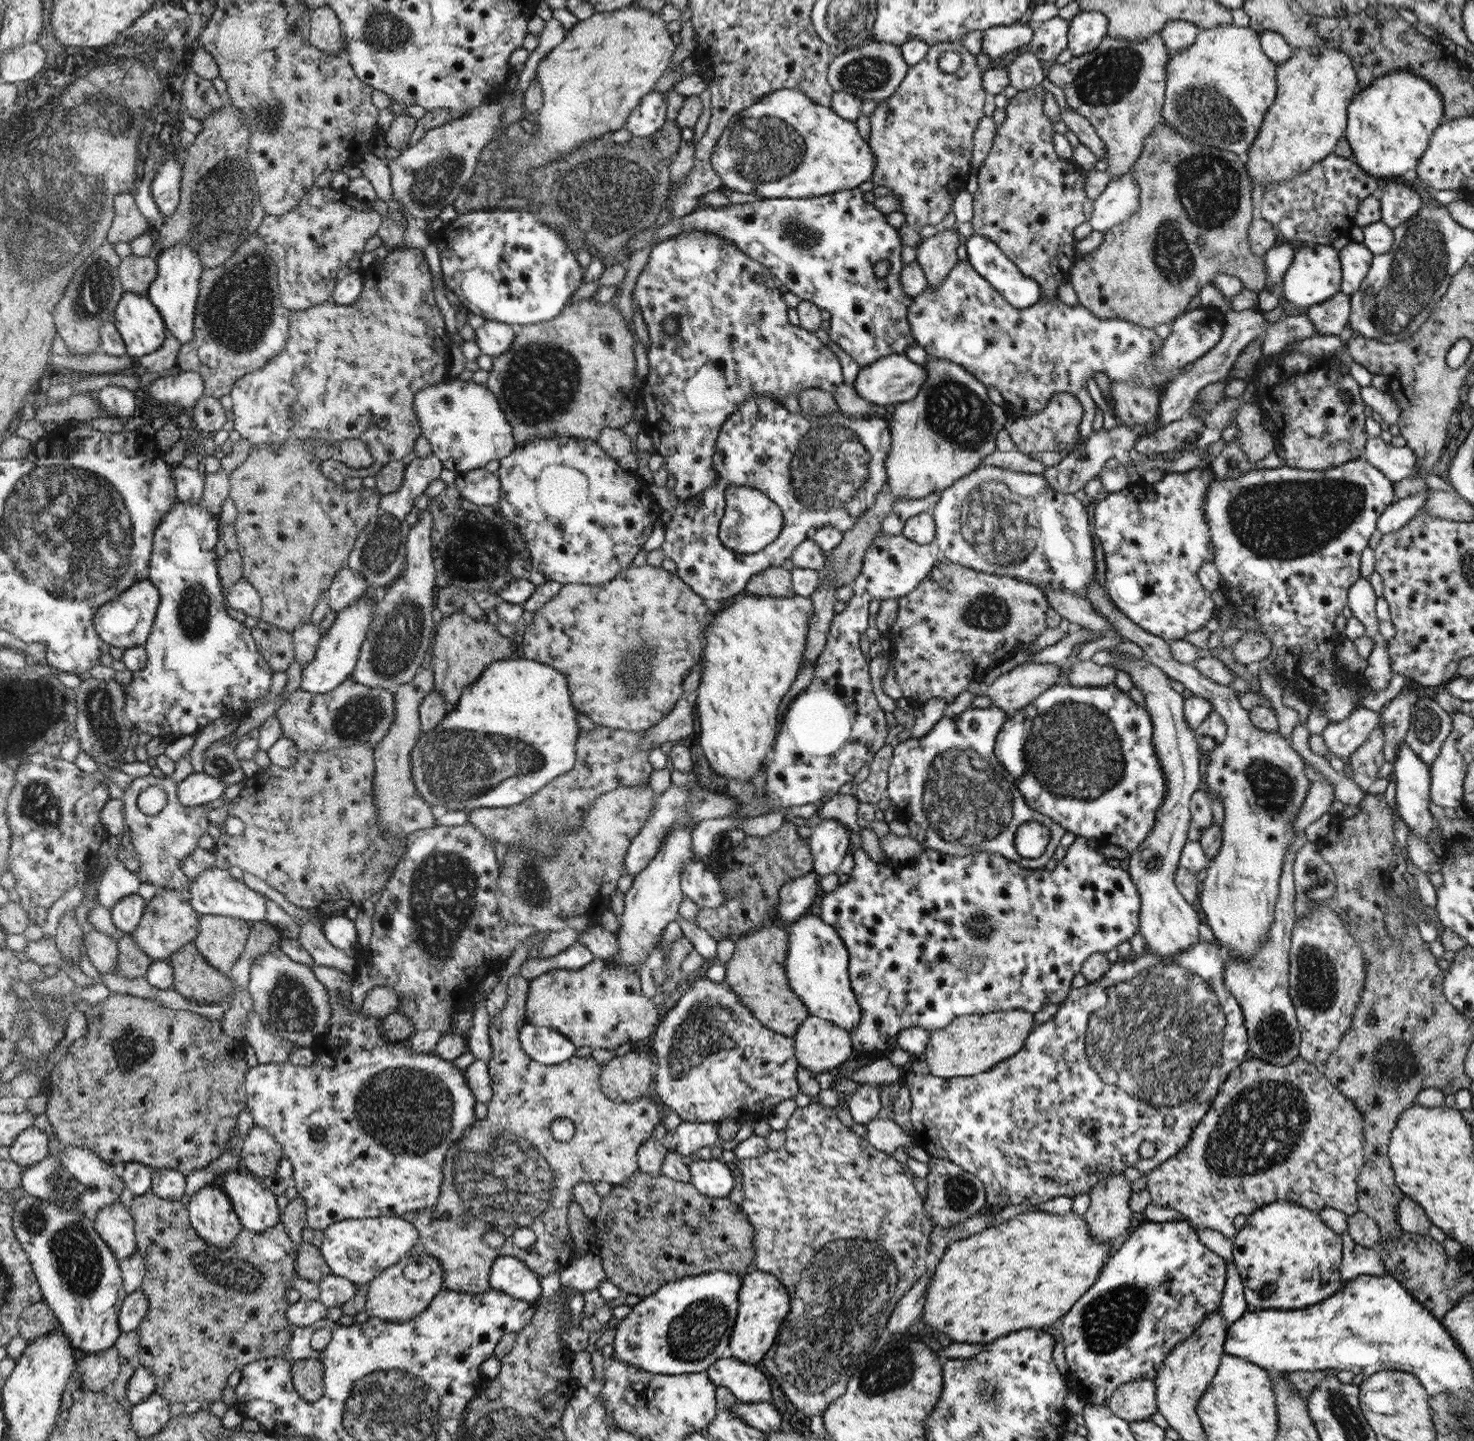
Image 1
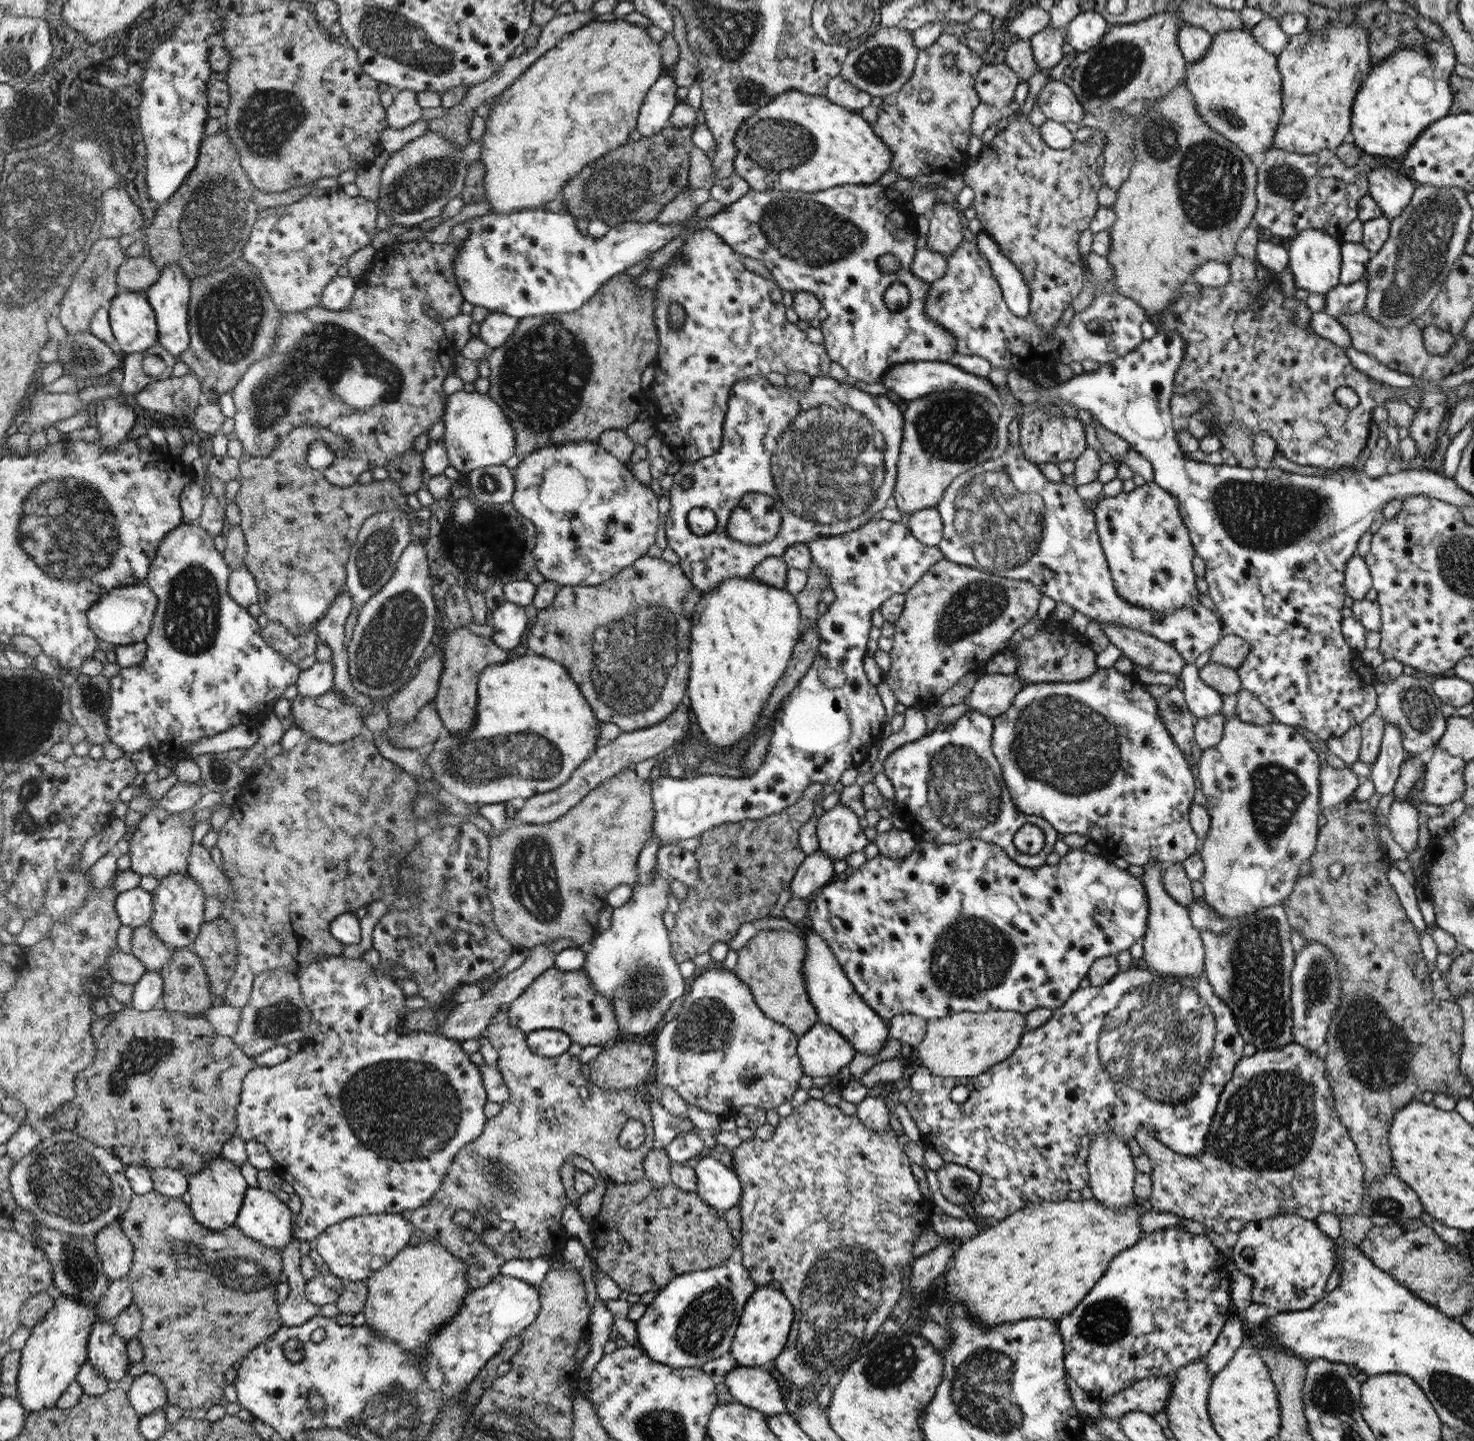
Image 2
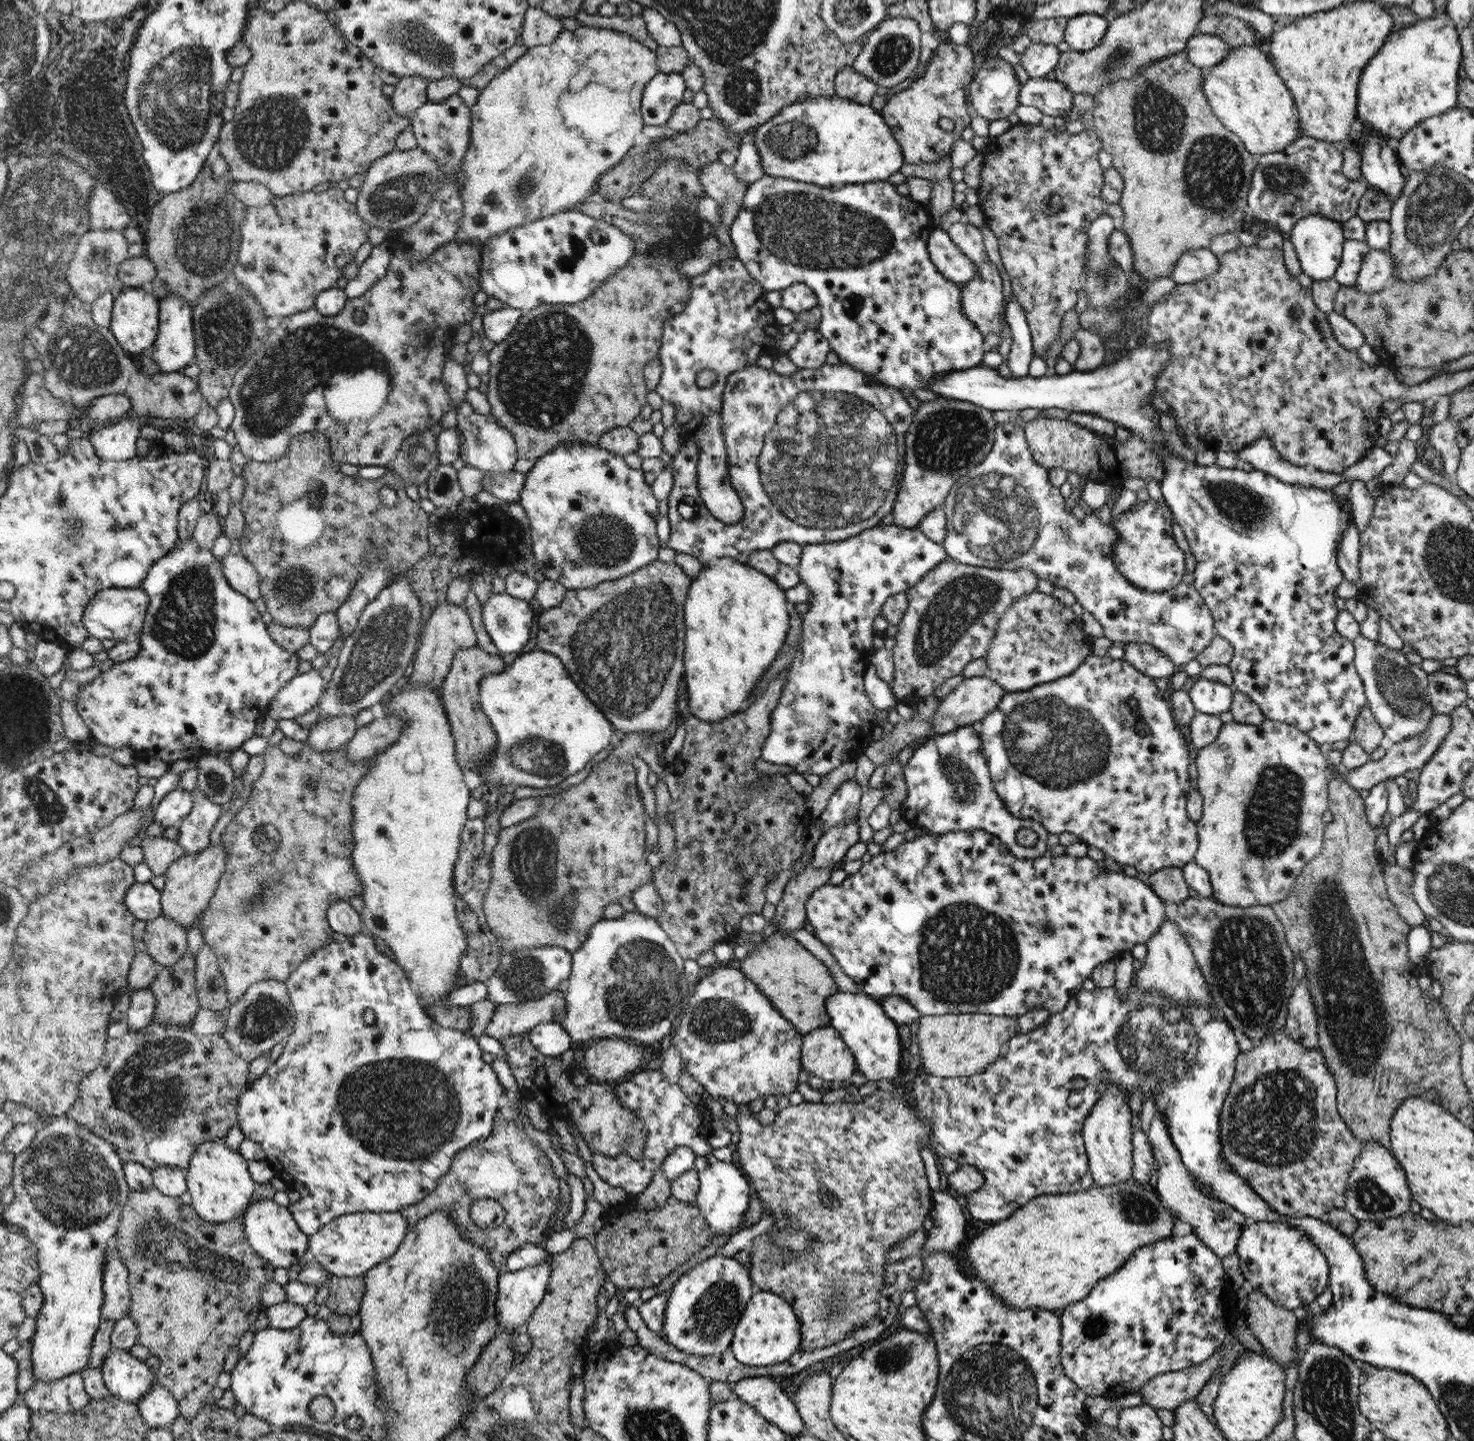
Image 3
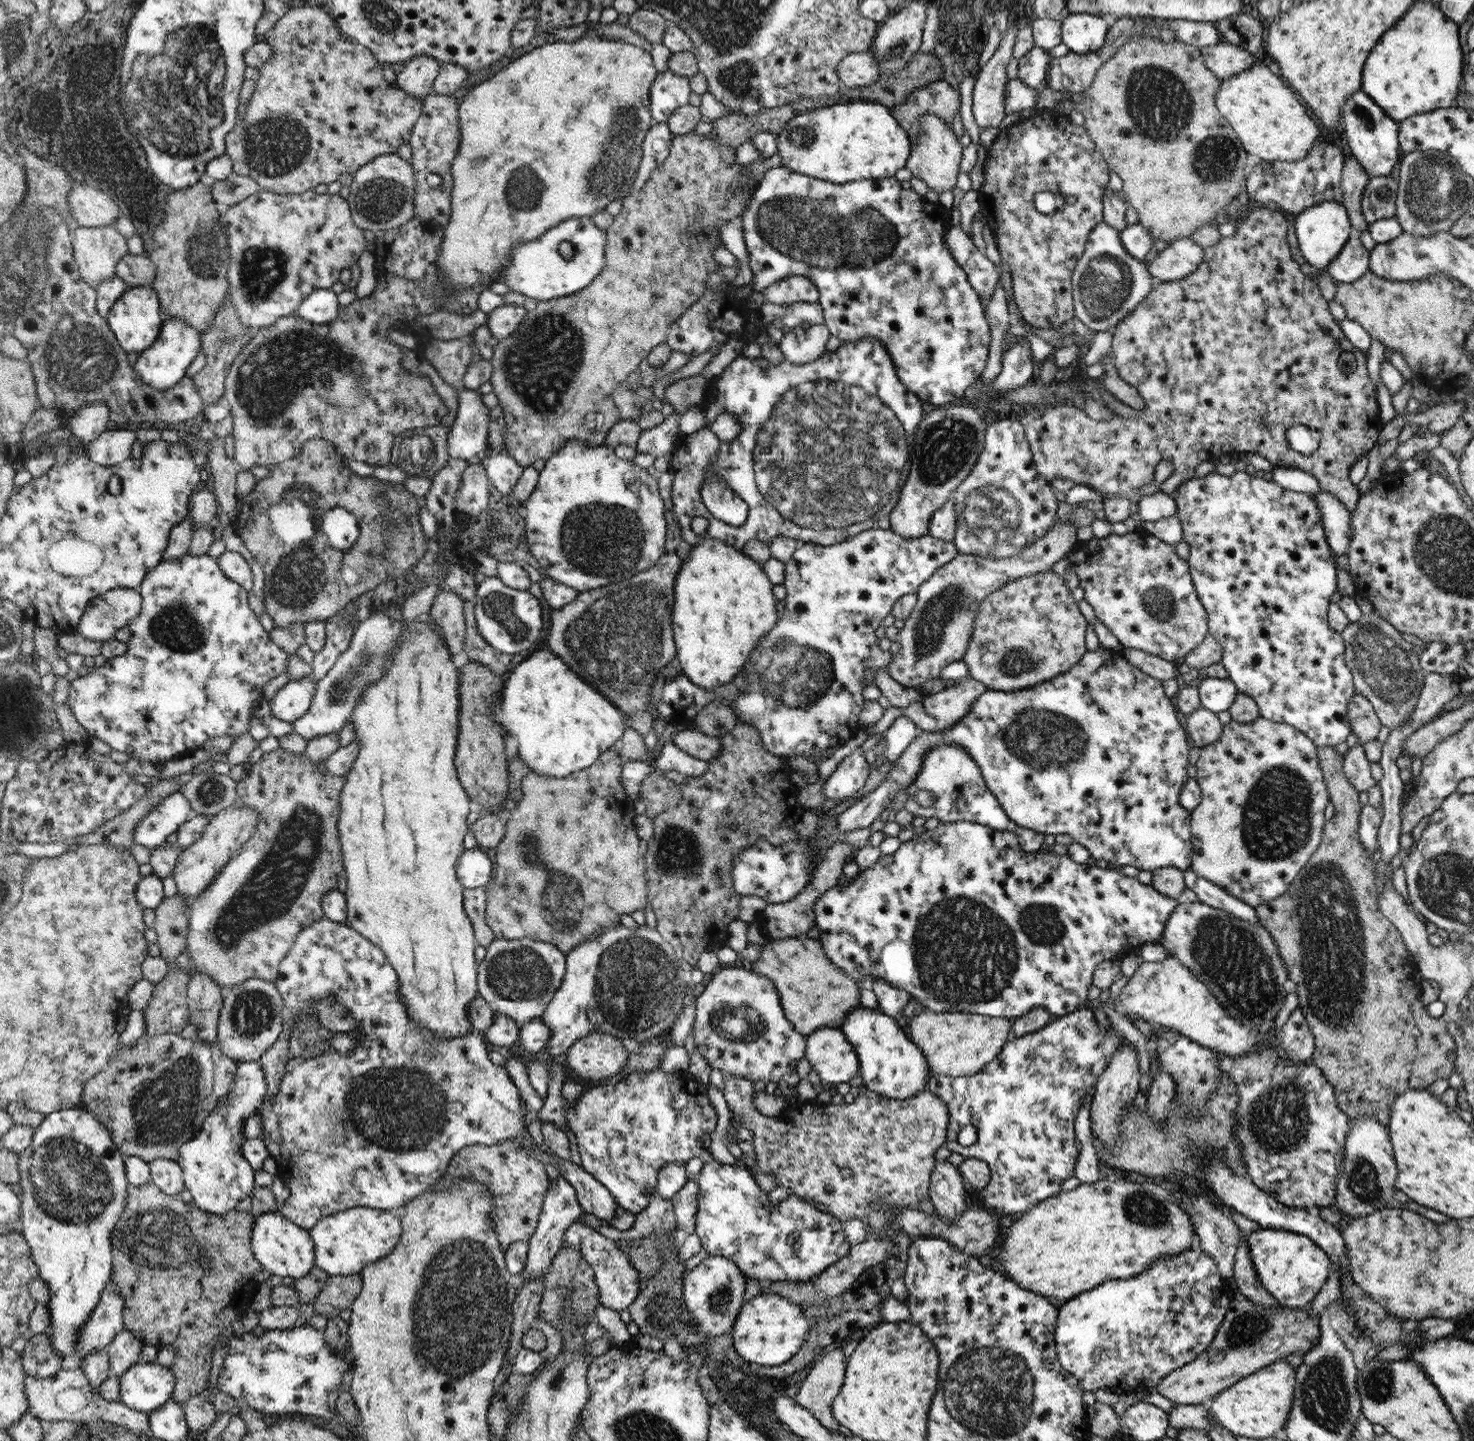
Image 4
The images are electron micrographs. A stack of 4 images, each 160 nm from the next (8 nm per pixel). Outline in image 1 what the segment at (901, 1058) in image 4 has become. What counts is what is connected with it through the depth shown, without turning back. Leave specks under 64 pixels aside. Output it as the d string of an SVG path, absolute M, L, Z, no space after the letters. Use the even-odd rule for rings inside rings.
M804 914L794 921L787 933L786 977L794 994L803 1001L811 1016L854 1032L863 1020L863 1010L850 988L850 953L843 937L827 921L812 914Z

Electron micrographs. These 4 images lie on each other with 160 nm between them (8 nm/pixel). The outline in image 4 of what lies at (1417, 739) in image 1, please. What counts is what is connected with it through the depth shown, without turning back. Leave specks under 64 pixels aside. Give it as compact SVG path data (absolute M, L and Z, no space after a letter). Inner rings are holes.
M1362 614L1358 622L1349 622L1346 629L1340 633L1340 638L1344 642L1345 663L1352 671L1356 693L1365 696L1372 703L1381 724L1392 730L1410 720L1426 675L1420 667L1419 656L1414 652L1413 644L1406 642L1402 634L1378 614Z

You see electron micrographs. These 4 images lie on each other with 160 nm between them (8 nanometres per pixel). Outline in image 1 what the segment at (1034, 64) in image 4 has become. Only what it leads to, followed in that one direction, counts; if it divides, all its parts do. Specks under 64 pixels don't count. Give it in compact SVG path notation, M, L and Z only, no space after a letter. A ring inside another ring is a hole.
M1060 16L1036 25L1034 34L1032 35L1032 41L1029 43L1027 49L1040 61L1054 63L1060 53L1068 49L1068 28L1069 22L1064 20L1064 18L1060 18Z

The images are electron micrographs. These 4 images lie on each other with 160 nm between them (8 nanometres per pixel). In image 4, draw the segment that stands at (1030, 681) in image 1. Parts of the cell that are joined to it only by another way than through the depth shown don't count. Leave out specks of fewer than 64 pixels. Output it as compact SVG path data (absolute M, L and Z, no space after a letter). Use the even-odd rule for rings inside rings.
M966 677L940 692L923 695L904 714L915 721L918 730L944 732L964 718L987 689L983 682Z

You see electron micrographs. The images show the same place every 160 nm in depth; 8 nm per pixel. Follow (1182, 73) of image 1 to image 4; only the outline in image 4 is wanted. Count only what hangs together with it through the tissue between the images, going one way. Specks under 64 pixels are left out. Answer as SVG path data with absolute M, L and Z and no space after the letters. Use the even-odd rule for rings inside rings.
M1261 59L1252 68L1231 77L1220 81L1215 105L1236 131L1246 153L1268 162L1296 162L1308 156L1312 145L1321 140L1321 133L1306 106L1284 86L1284 80L1262 64Z

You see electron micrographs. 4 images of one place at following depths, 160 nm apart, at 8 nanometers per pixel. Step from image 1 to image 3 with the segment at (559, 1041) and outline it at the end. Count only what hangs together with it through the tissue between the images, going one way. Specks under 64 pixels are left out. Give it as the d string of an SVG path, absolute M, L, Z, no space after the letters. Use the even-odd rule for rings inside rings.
M560 1023L540 1024L528 1032L531 1044L543 1056L560 1057L562 1052L570 1049L571 1033Z

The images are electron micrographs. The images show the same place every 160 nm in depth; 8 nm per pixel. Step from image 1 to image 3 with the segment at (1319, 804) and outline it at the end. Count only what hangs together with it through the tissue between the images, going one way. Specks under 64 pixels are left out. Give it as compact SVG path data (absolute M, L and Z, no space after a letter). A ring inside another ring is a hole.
M1445 714L1434 715L1428 728L1424 729L1424 732L1396 742L1390 747L1388 753L1378 761L1368 761L1364 766L1359 766L1352 770L1352 772L1341 769L1338 772L1338 779L1346 781L1352 788L1356 790L1366 789L1370 790L1376 784L1383 782L1384 780L1393 780L1396 776L1404 775L1409 770L1421 769L1424 764L1432 758L1432 755L1436 752L1436 749L1440 746L1440 743L1444 740L1444 737L1451 731L1451 717Z

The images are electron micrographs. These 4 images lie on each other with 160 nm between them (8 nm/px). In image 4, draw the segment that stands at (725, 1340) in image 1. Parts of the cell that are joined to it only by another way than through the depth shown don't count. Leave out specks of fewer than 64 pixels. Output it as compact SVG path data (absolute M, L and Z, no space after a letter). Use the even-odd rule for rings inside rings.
M710 1256L683 1276L683 1303L687 1311L695 1316L695 1324L706 1338L731 1332L735 1326L740 1308L744 1304L746 1276L734 1261L727 1257Z

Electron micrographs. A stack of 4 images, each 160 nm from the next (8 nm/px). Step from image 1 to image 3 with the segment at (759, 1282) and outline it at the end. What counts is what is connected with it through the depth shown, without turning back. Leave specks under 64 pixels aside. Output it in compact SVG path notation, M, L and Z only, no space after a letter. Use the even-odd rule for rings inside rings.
M760 1291L747 1302L743 1319L735 1328L735 1338L731 1340L731 1351L736 1360L746 1366L770 1366L783 1363L802 1346L801 1321L795 1309L777 1293Z

